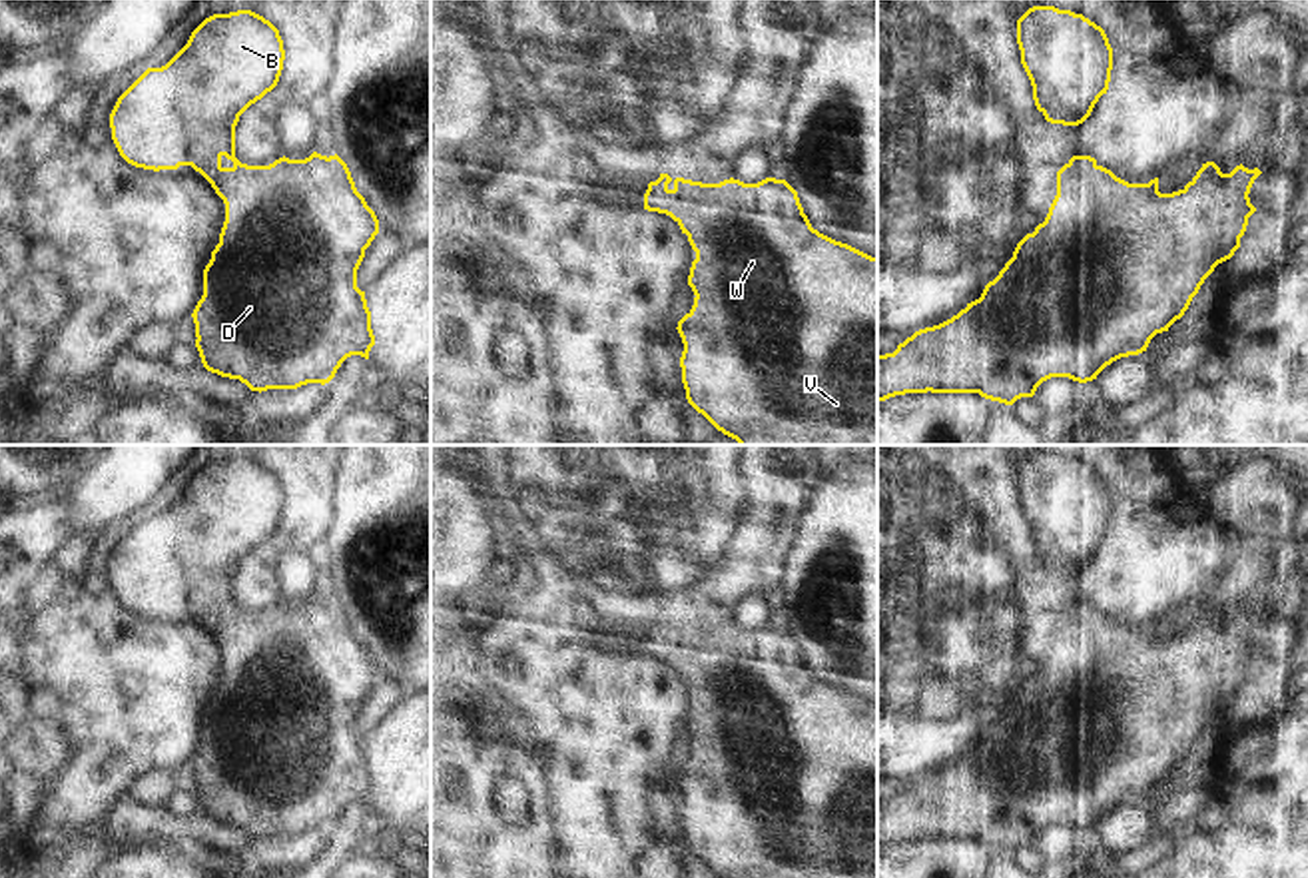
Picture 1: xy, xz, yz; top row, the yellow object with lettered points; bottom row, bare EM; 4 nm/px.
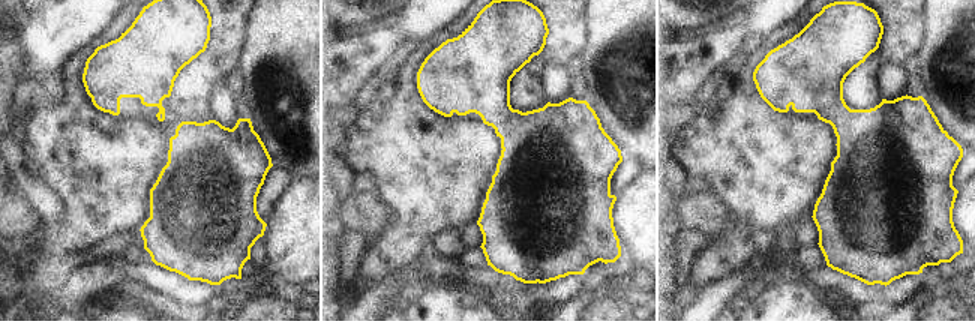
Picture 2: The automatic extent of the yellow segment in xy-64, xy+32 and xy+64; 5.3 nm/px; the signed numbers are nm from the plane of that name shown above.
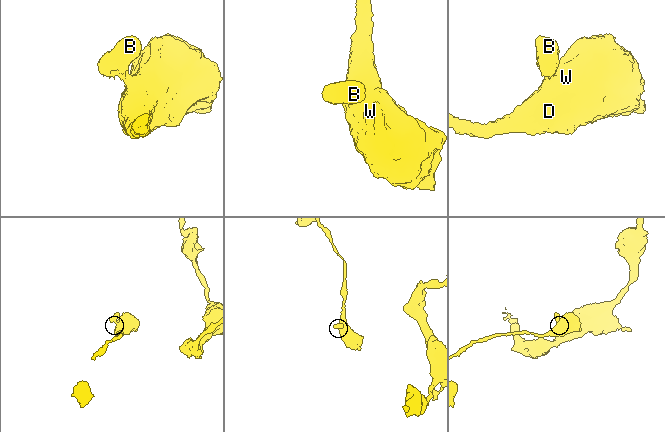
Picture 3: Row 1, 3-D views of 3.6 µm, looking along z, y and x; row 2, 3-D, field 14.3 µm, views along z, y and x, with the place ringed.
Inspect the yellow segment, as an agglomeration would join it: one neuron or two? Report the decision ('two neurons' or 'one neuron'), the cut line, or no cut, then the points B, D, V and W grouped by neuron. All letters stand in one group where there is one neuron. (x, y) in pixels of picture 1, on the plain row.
one neuron | no cut | B D V W

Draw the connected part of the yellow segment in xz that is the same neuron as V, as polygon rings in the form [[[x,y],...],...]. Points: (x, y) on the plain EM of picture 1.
[[[660,621],[648,631],[644,657],[670,662],[696,698],[688,722],[688,732],[696,742],[694,752],[676,776],[684,790],[680,814],[686,846],[698,860],[718,878],[877,878],[877,704],[814,676],[798,639],[786,627],[766,625],[758,631],[744,631],[730,625],[720,631],[702,631]]]

